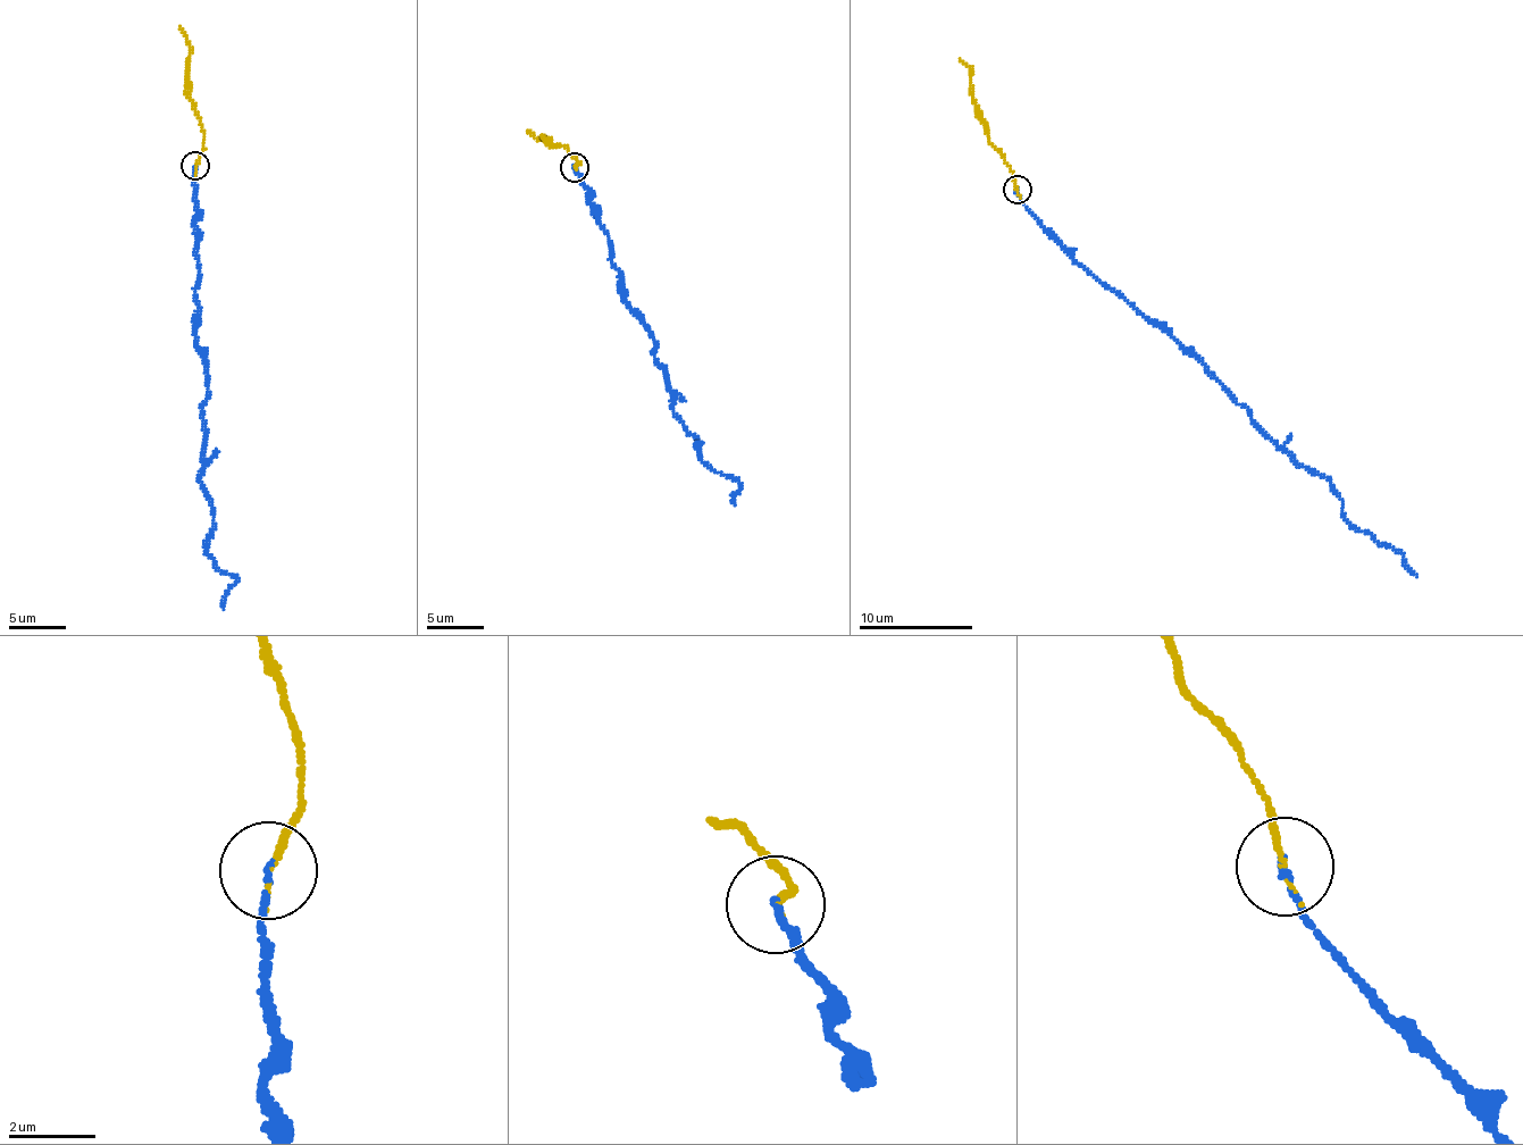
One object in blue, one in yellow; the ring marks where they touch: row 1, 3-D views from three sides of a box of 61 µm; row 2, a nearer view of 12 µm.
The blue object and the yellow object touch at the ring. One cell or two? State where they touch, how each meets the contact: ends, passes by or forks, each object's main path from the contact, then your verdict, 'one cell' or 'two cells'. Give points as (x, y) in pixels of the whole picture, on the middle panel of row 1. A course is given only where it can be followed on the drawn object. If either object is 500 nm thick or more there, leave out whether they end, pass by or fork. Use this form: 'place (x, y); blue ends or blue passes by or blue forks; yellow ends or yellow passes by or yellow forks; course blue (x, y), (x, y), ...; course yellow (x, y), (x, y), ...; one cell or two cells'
place (575, 167); blue ends; yellow ends; course blue (575, 168), (608, 235), (622, 299), (653, 339), (672, 411), (701, 442), (701, 459), (738, 483), (735, 504); course yellow (575, 168), (575, 158), (561, 145), (527, 131); one cell

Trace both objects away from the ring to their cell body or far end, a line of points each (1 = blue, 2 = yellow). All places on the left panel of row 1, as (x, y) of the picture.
1: (195, 167), (199, 268), (193, 334), (208, 389), (199, 478), (211, 502), (207, 554), (236, 581), (223, 609)
2: (195, 167), (203, 131), (187, 89), (190, 41), (180, 26)

